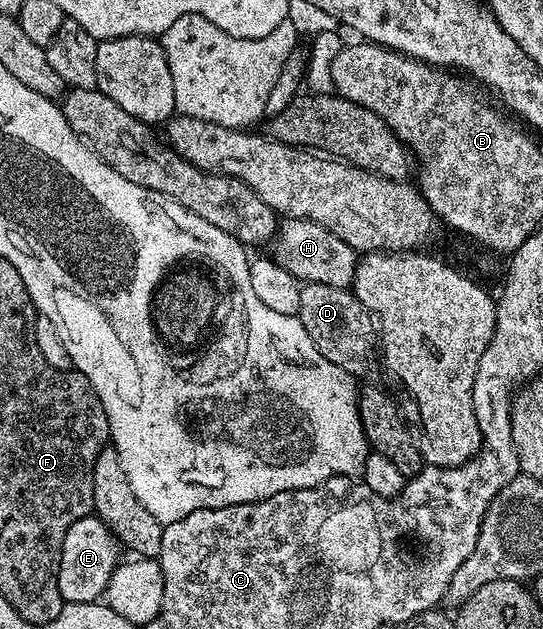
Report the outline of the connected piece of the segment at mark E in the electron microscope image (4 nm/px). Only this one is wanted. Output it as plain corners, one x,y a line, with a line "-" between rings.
92,513
73,521
65,533
59,554
59,588
64,603
94,603
104,598
104,591
115,568
121,562
121,544
115,534

